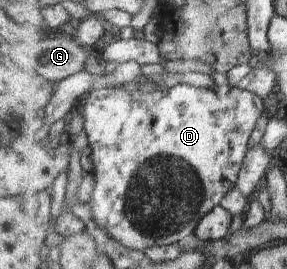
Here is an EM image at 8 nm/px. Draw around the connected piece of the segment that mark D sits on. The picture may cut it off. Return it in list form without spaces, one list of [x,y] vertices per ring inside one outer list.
[[[180,84],[167,90],[155,90],[151,93],[135,89],[129,91],[123,87],[111,85],[107,88],[93,90],[85,106],[86,133],[90,145],[82,153],[81,164],[85,172],[93,174],[95,177],[95,188],[90,202],[93,209],[95,221],[107,229],[109,234],[123,245],[130,249],[147,250],[156,246],[169,246],[173,243],[186,241],[187,237],[196,234],[203,219],[221,206],[223,199],[227,197],[229,191],[236,189],[239,185],[239,175],[246,165],[247,155],[250,153],[249,141],[255,137],[255,129],[259,129],[259,119],[266,113],[266,104],[263,97],[251,91],[241,91],[241,89],[221,89],[221,93],[216,88],[199,88],[193,85]]]

